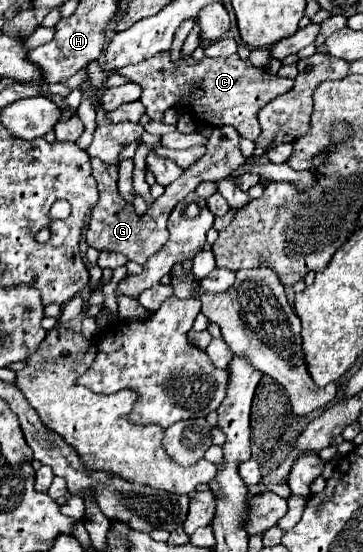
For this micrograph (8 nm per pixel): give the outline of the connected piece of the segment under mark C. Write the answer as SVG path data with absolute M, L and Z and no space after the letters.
M161 52L153 58L147 58L145 62L139 62L135 66L125 66L119 70L119 74L127 76L131 82L139 84L143 88L141 102L147 108L147 116L163 116L163 112L171 106L177 106L189 94L193 88L189 86L191 80L203 80L199 84L203 96L195 98L191 116L199 124L217 128L217 126L233 126L241 138L247 138L251 142L257 140L259 136L259 120L257 114L259 110L269 104L269 100L275 100L277 96L289 92L293 88L293 80L281 78L281 76L271 76L265 70L255 68L249 60L241 60L237 54L229 58L203 58L201 62L195 62L191 56L181 58L179 64L175 66L169 58L169 52Z

